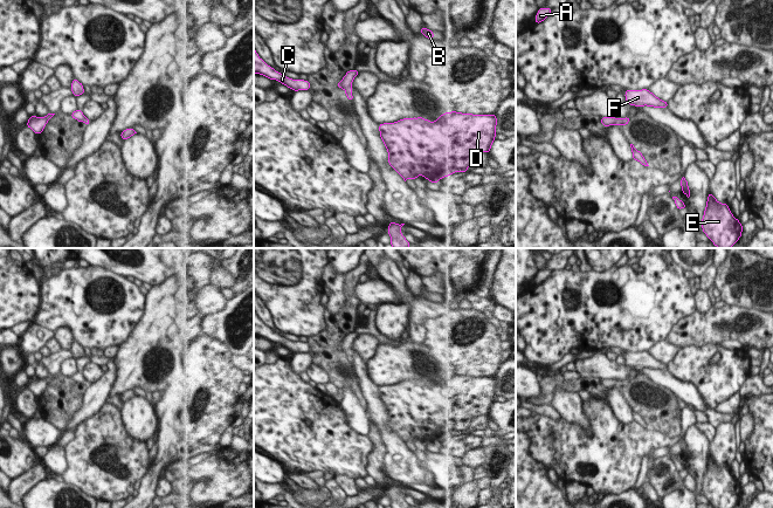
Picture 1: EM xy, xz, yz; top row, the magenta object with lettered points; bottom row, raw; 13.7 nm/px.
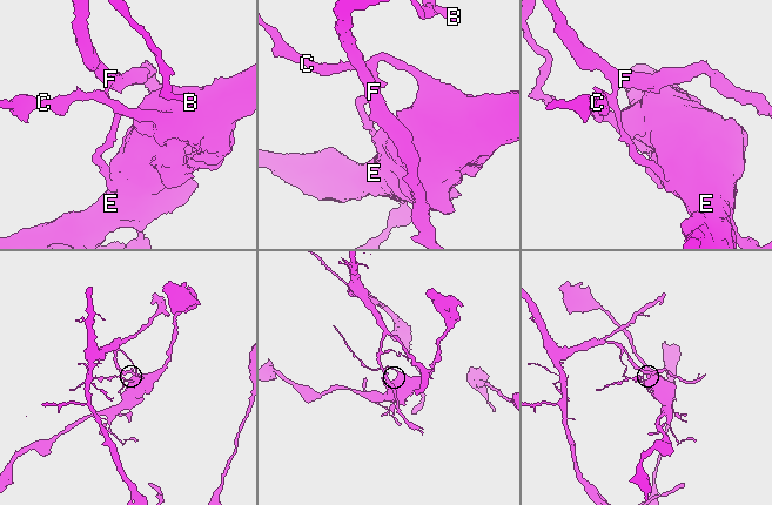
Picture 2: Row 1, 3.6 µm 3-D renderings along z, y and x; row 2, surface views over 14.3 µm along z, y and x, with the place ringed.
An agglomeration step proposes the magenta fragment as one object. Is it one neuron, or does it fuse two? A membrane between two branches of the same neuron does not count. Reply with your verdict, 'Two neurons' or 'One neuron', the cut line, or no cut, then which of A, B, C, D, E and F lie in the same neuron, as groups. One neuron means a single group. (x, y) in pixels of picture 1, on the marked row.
Two neurons. Split along yz (618, 118), (614, 123). Groups: A B F / C D E.

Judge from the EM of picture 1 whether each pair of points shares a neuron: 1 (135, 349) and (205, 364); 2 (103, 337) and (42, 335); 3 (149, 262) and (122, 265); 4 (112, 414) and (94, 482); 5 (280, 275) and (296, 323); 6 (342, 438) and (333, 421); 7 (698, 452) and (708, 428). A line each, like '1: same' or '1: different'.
1: different
2: different
3: same
4: same
5: same
6: same
7: different

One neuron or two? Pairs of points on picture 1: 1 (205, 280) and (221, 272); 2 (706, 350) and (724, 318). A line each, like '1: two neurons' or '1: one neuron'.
1: two neurons
2: two neurons

